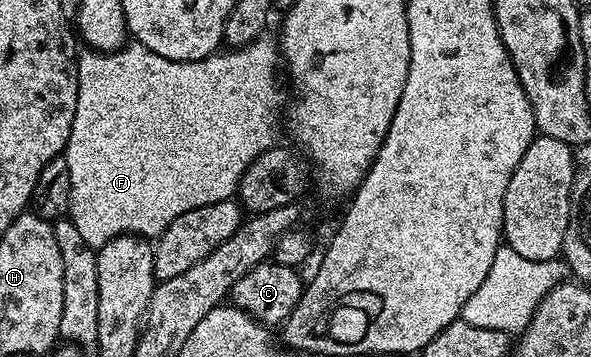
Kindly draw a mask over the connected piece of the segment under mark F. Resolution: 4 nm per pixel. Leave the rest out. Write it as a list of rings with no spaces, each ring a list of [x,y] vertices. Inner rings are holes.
[[[260,37],[252,41],[252,43],[246,43],[243,47],[238,49],[223,49],[218,53],[211,55],[208,59],[202,59],[201,61],[169,61],[169,57],[161,57],[157,53],[153,53],[147,47],[144,47],[142,43],[134,41],[128,42],[117,51],[95,51],[84,50],[79,55],[79,84],[77,85],[77,113],[73,117],[73,125],[71,126],[71,132],[69,133],[69,141],[65,148],[65,158],[69,169],[69,185],[71,186],[71,203],[69,210],[70,221],[77,227],[78,232],[81,233],[82,240],[85,241],[85,245],[98,249],[105,246],[109,241],[113,241],[118,235],[138,235],[147,237],[158,237],[163,234],[169,225],[173,225],[173,221],[177,221],[177,217],[181,217],[181,213],[189,213],[189,209],[201,209],[201,205],[213,205],[217,201],[225,201],[232,198],[238,192],[239,182],[241,177],[245,173],[245,169],[249,169],[249,165],[253,165],[253,161],[257,157],[261,157],[261,153],[265,153],[269,148],[276,146],[277,140],[275,139],[281,135],[281,107],[279,111],[279,102],[282,101],[283,95],[279,92],[279,71],[281,75],[281,56],[279,49],[274,38],[267,39],[268,37]]]

